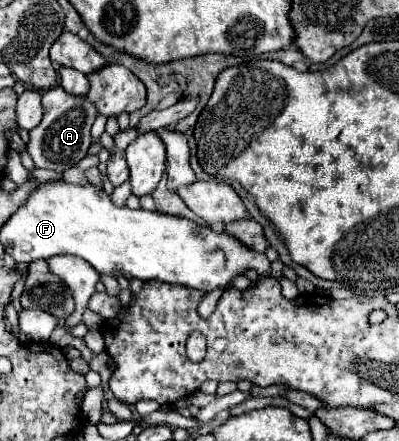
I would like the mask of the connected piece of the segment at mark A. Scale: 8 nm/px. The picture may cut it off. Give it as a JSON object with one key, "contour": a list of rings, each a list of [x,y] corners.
{"contour":[[[51,87],[43,95],[43,109],[45,115],[41,123],[29,131],[27,151],[35,167],[65,173],[87,155],[87,149],[91,147],[91,125],[97,117],[97,109],[93,109],[93,103],[89,103],[89,99],[77,99],[75,95],[69,95],[63,87]]]}

